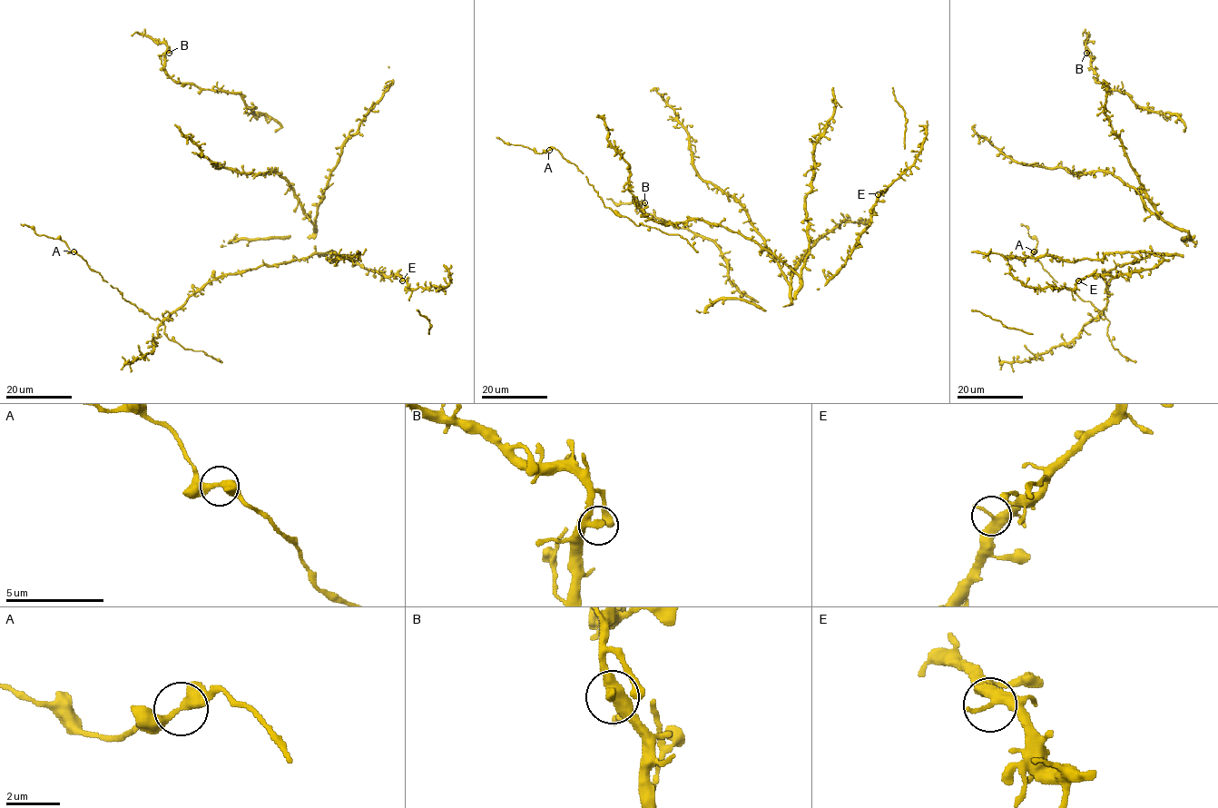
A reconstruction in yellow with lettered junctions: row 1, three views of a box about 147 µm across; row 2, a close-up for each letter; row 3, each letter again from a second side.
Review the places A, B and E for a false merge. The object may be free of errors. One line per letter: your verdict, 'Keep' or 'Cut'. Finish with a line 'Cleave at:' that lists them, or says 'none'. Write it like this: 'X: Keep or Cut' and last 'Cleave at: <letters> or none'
A: Keep
B: Keep
E: Keep
Cleave at: none

